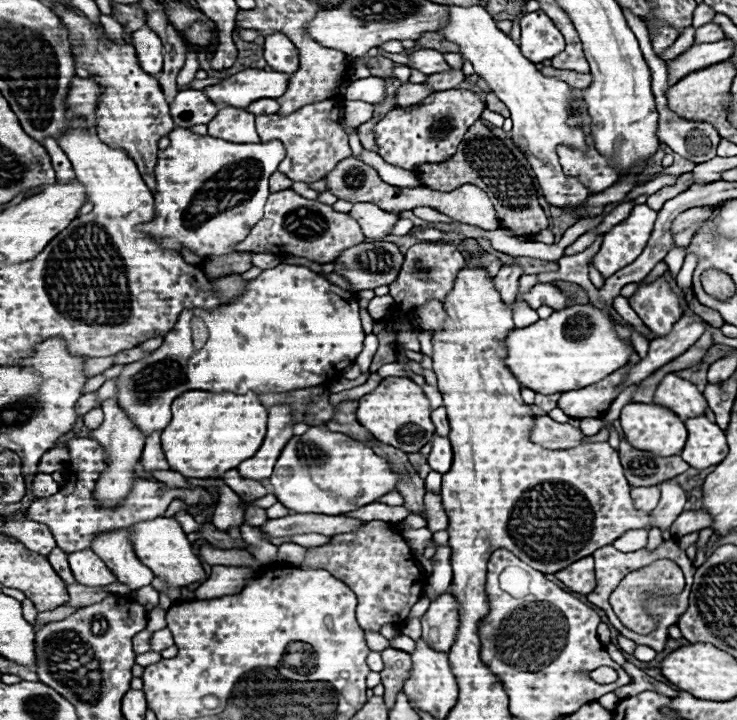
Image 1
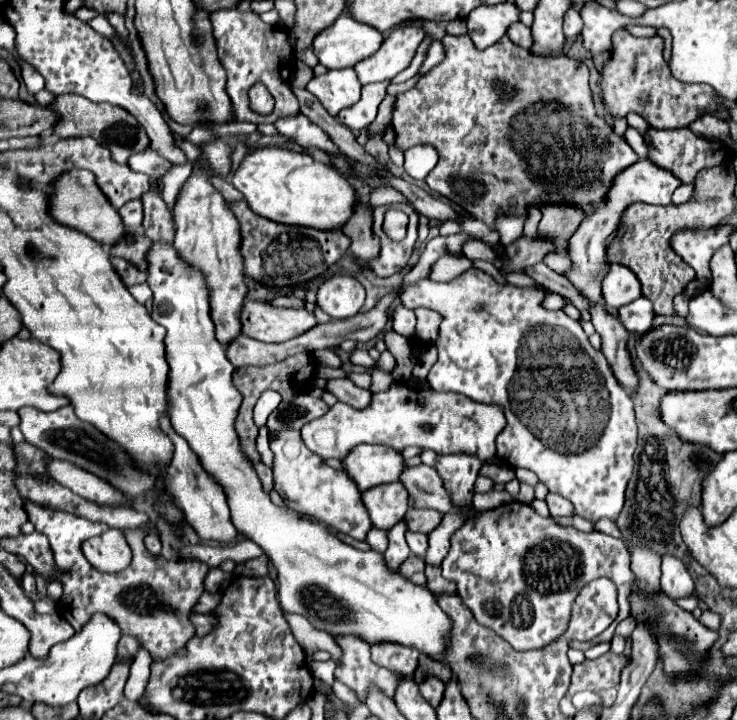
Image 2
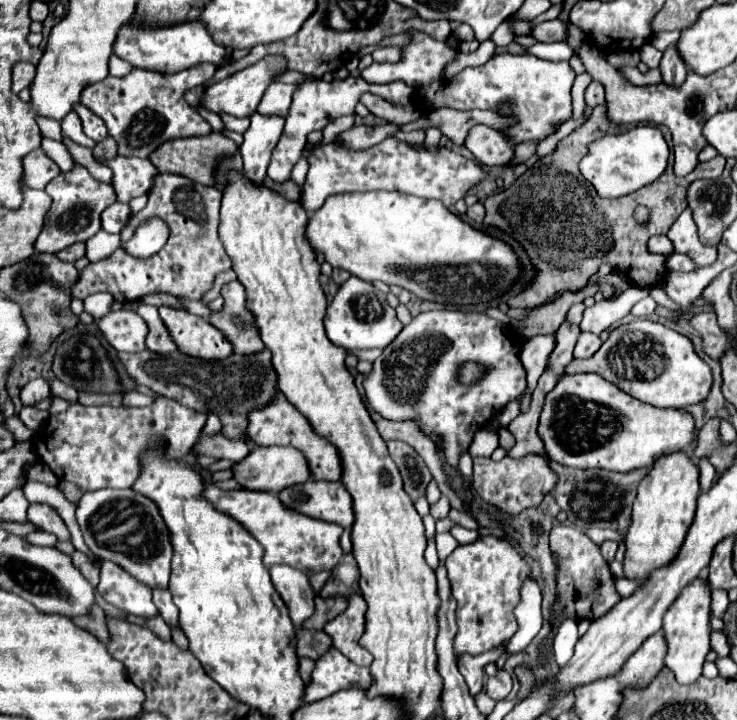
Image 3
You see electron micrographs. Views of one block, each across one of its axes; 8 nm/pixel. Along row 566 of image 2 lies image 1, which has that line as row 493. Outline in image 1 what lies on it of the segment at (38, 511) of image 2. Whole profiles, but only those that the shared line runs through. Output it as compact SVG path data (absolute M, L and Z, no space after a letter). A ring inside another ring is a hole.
M76 438L76 440L68 440L66 442L68 450L70 450L70 480L60 488L58 494L50 496L50 498L38 498L28 510L26 510L26 518L36 520L46 524L54 538L58 548L62 548L64 552L80 552L80 550L90 550L92 538L100 532L110 532L118 528L136 524L136 522L144 522L144 520L152 520L164 514L164 510L168 508L168 504L172 500L184 500L188 506L188 512L202 524L204 518L210 514L212 506L216 504L212 500L212 496L198 486L188 486L188 488L174 488L168 486L164 482L156 482L150 478L136 478L132 482L132 488L126 496L124 502L120 502L118 508L102 508L100 504L96 504L94 500L94 490L96 490L96 480L100 478L100 474L106 470L106 460L108 456L104 456L104 450L100 448L100 444L96 444L90 438Z

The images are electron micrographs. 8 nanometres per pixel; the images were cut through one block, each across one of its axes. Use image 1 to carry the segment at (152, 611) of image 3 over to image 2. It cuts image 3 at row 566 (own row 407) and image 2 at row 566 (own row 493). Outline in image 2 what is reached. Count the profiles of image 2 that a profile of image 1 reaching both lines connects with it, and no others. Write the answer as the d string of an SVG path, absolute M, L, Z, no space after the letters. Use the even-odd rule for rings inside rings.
M108 530L102 536L90 538L82 544L88 562L100 572L120 572L132 562L132 550L120 530Z

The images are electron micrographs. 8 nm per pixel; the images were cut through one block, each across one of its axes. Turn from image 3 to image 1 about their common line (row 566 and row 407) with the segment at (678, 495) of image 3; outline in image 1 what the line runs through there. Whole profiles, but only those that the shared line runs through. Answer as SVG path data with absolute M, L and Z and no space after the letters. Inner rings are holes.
M626 404L622 408L620 426L624 430L626 440L640 450L656 452L656 456L674 456L680 454L686 442L686 428L684 422L670 410L654 406L654 404Z

